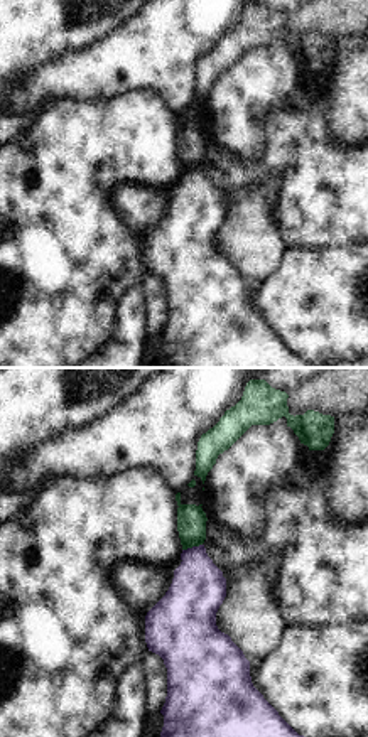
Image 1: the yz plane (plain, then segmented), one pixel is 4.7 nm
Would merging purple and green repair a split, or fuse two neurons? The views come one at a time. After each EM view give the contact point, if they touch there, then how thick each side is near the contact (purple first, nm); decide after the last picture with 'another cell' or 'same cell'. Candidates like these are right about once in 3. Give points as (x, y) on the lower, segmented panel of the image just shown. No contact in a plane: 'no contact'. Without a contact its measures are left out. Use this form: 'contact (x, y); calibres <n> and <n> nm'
contact (191, 548); calibres 260 and 140 nm

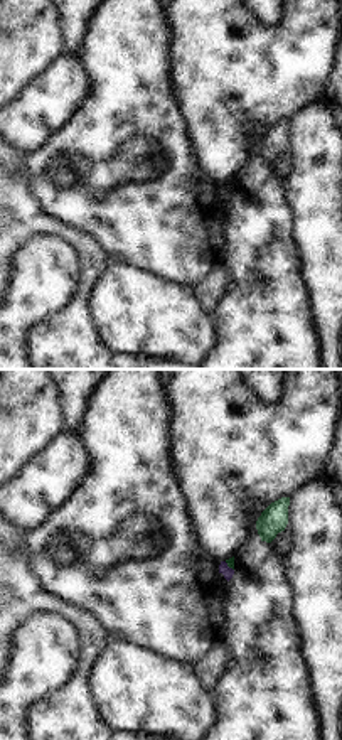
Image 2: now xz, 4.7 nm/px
contact (228, 567); calibres 50 and 40 nm

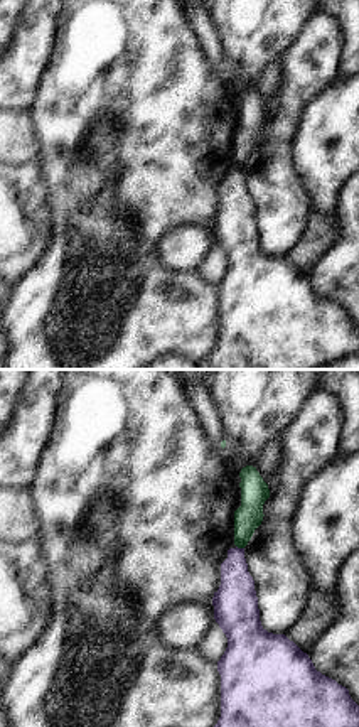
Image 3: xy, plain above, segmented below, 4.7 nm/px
contact (240, 549); calibres 200 and 140 nm

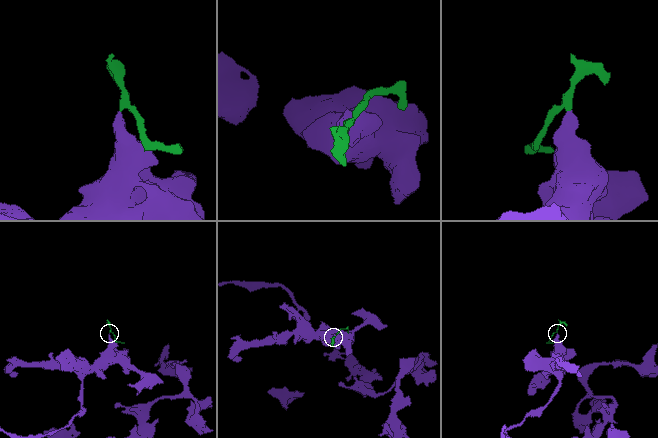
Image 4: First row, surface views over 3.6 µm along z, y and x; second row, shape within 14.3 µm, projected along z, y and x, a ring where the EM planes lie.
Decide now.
another cell

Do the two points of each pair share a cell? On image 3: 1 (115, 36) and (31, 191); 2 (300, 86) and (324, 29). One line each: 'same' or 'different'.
1: different
2: same

